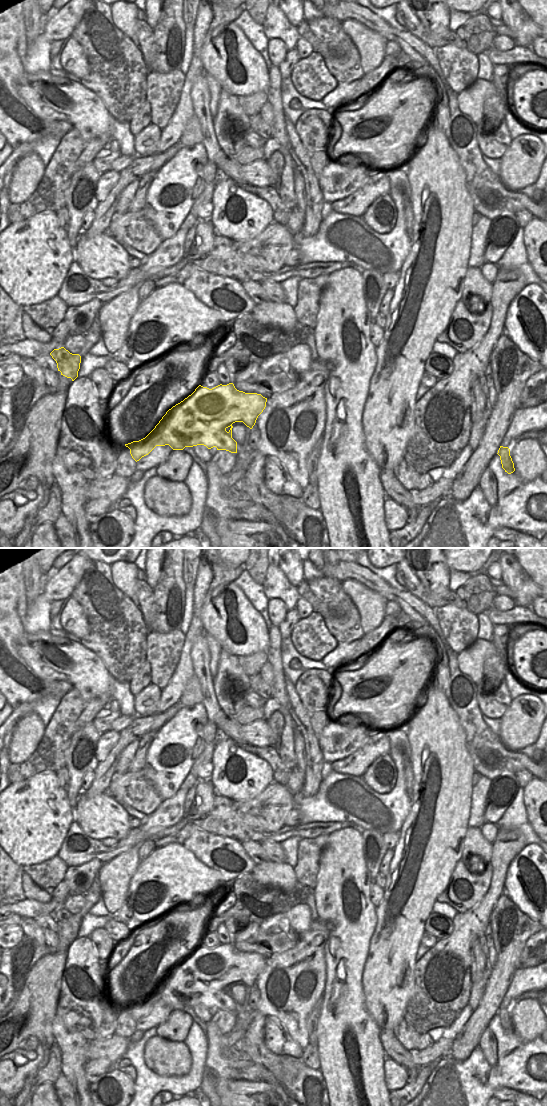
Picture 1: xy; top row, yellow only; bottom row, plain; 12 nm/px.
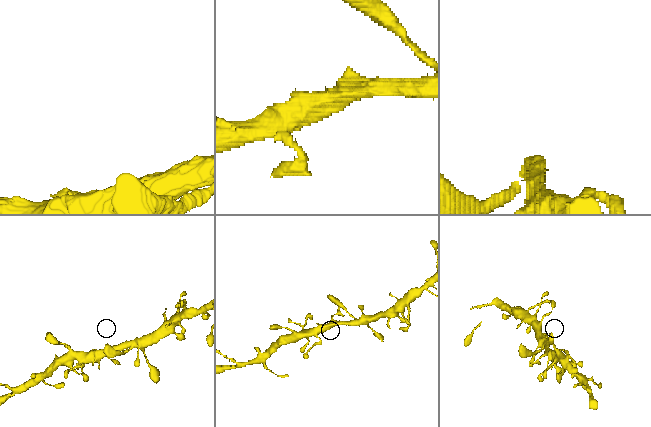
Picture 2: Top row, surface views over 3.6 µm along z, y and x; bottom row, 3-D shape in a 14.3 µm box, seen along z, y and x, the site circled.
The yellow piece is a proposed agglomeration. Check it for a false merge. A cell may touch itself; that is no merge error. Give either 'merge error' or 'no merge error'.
no merge error

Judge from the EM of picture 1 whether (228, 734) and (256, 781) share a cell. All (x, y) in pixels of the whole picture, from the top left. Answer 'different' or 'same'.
same

